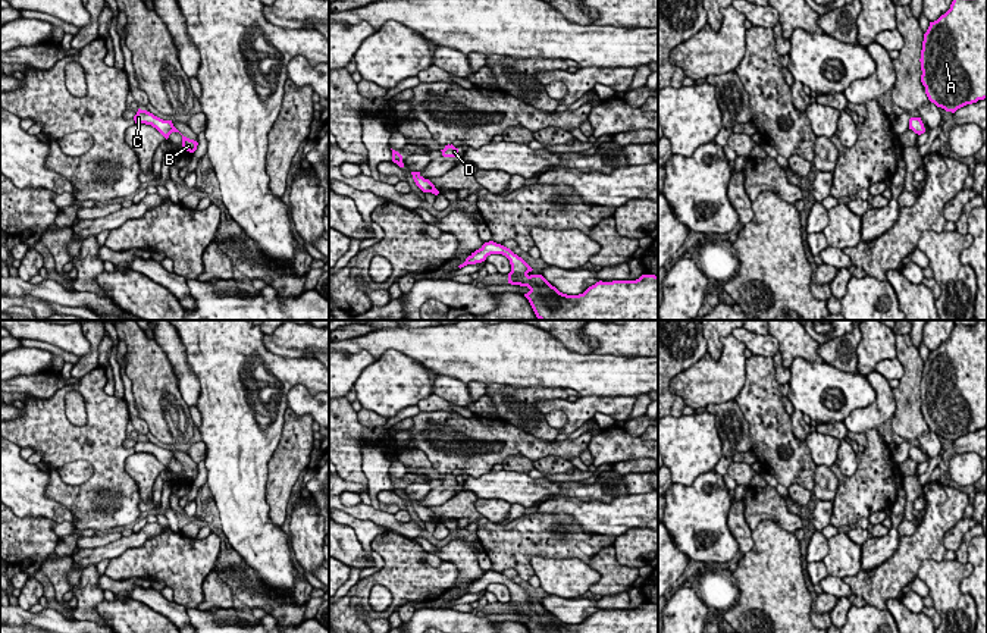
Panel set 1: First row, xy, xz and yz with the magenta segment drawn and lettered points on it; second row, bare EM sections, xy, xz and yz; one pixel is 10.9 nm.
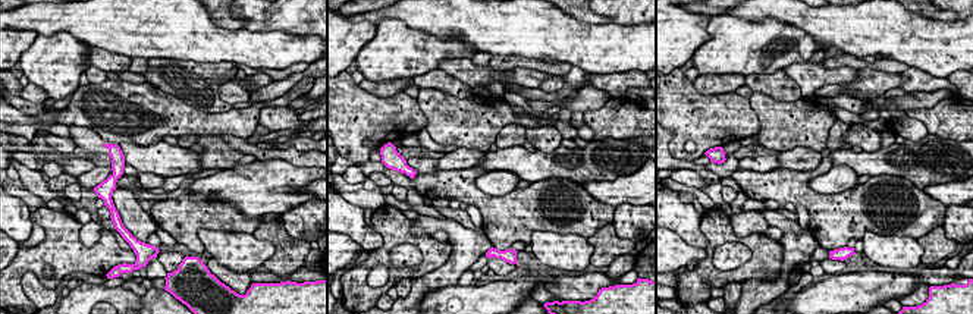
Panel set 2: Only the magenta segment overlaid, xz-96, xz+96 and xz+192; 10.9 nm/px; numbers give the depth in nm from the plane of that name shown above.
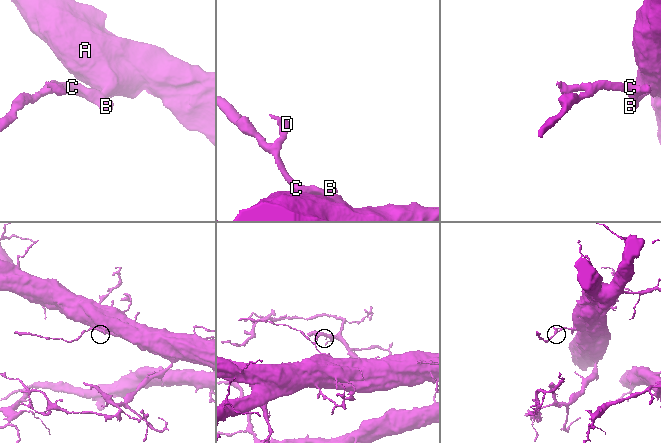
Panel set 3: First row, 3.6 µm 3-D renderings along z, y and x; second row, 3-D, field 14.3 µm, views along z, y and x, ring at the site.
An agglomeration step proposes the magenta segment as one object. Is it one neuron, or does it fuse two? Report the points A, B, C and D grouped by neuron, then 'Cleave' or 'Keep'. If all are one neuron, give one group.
Groups: A B C D. Keep

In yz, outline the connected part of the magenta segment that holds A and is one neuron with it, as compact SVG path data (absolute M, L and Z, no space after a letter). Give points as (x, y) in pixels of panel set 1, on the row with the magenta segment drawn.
M953 0L950 9L930 22L921 50L921 82L931 103L946 112L987 98L987 0Z

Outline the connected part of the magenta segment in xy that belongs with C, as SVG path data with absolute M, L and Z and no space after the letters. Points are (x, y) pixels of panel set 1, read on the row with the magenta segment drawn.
M138 109L137 115L134 116L135 123L145 123L145 125L151 125L153 128L156 128L166 140L169 138L169 135L172 132L179 132L172 120L163 120L157 116L154 116L153 113L147 112L147 110L141 110Z

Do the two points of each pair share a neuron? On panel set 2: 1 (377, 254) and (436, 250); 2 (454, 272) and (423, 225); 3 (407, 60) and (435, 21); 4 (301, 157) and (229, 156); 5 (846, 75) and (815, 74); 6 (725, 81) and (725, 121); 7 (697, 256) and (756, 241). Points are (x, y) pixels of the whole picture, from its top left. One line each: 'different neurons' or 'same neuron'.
1: same neuron
2: same neuron
3: different neurons
4: different neurons
5: same neuron
6: different neurons
7: different neurons

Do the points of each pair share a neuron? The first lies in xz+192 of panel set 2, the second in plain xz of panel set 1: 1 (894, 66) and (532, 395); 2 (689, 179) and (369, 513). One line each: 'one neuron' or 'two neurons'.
1: one neuron
2: two neurons

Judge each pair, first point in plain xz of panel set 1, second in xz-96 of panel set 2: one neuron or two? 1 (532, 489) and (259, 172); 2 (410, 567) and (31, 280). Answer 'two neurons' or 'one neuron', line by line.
1: two neurons
2: two neurons

